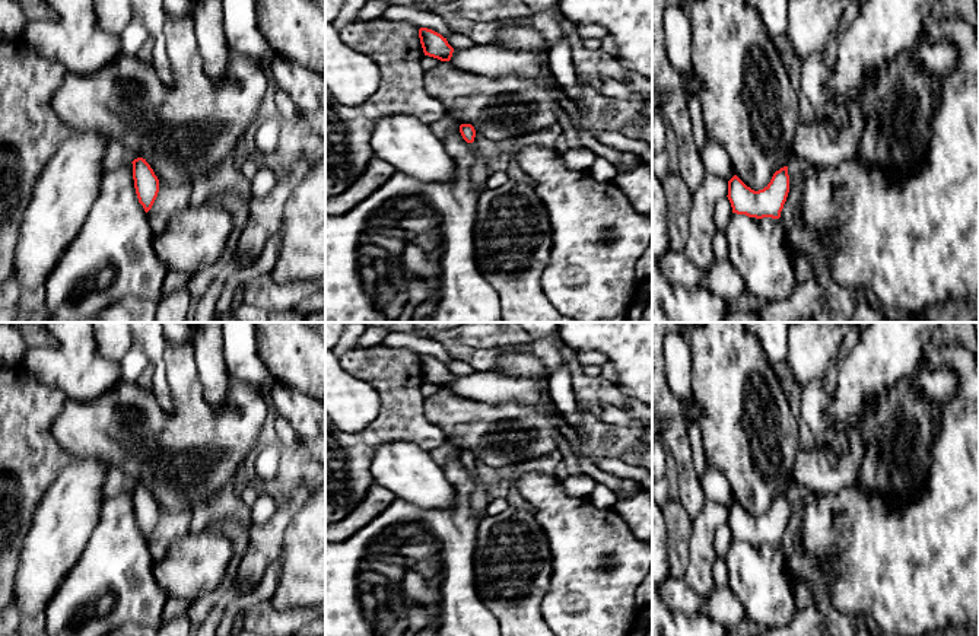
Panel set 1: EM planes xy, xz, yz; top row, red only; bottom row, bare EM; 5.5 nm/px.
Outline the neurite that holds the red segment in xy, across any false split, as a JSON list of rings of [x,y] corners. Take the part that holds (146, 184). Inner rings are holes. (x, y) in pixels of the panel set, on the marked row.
[[[137,158],[133,162],[133,179],[139,203],[147,213],[159,193],[159,179],[155,175],[150,165],[143,158]]]

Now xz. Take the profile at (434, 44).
[[[420,28],[419,38],[425,55],[438,58],[441,61],[451,60],[454,48],[448,44],[446,38],[444,38],[441,34],[427,28]]]

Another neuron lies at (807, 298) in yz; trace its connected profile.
[[[816,279],[797,283],[792,295],[781,302],[760,305],[762,322],[804,322],[804,315],[816,315],[826,305],[826,296]]]

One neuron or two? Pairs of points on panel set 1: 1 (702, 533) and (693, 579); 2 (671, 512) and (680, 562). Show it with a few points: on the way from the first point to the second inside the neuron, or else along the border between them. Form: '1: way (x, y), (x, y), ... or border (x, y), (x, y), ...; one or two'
1: way (702, 544), (699, 568); one
2: way (679, 524), (679, 550); one

